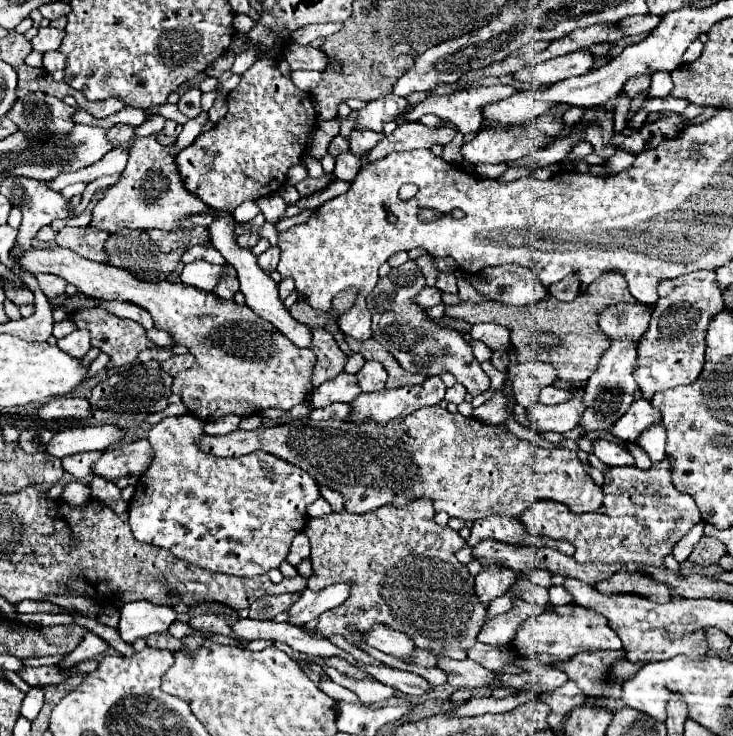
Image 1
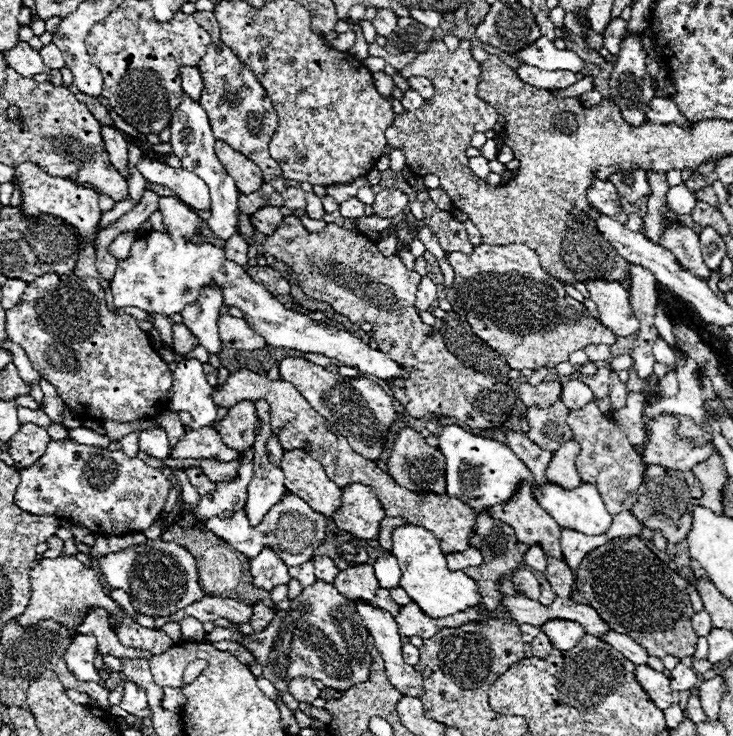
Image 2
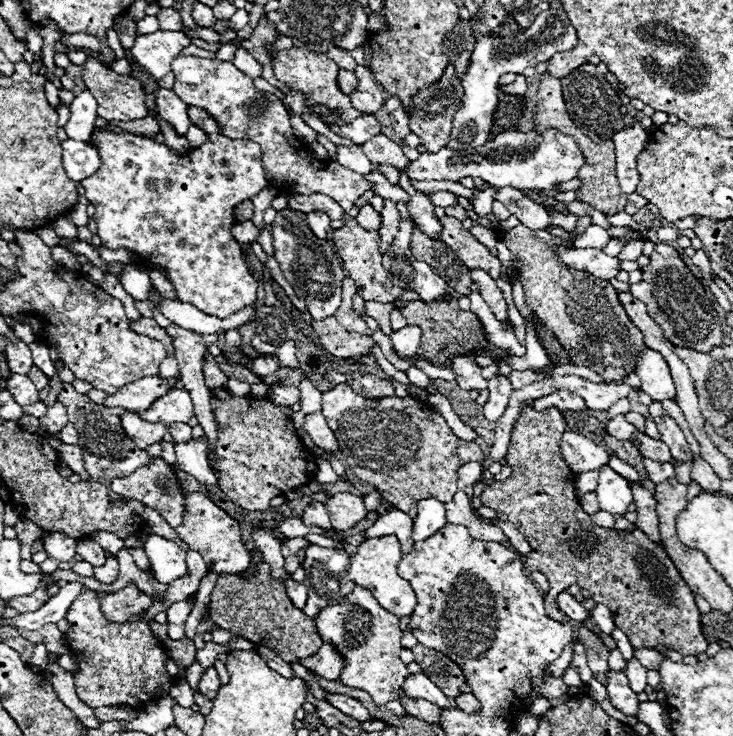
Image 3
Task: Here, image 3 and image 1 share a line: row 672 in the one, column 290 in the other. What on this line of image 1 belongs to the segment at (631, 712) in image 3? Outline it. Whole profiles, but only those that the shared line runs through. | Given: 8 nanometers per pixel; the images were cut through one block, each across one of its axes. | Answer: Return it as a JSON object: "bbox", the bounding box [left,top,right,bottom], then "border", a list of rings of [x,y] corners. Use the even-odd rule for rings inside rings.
{"bbox":[288,582,350,626],"border":[[[342,582],[328,586],[326,590],[320,590],[320,592],[304,590],[300,600],[296,604],[292,604],[288,610],[288,616],[290,616],[288,624],[302,626],[310,620],[316,620],[322,612],[340,606],[346,600],[346,594],[350,594],[350,586],[346,586]]]}

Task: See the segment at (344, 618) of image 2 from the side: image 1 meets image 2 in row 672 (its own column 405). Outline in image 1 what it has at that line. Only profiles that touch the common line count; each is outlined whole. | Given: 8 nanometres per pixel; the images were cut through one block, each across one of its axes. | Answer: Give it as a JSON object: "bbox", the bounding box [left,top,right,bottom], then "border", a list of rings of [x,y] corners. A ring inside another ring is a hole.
{"bbox":[368,262,490,396],"border":[[[406,262],[382,280],[378,280],[376,288],[372,290],[368,308],[372,312],[372,336],[378,340],[396,360],[398,364],[414,374],[436,376],[442,372],[450,372],[456,380],[468,390],[468,394],[478,396],[490,388],[490,378],[484,374],[476,358],[472,356],[472,348],[464,342],[462,334],[450,328],[440,328],[438,324],[430,322],[420,306],[412,304],[414,294],[418,294],[426,286],[420,268],[414,262]]]}

